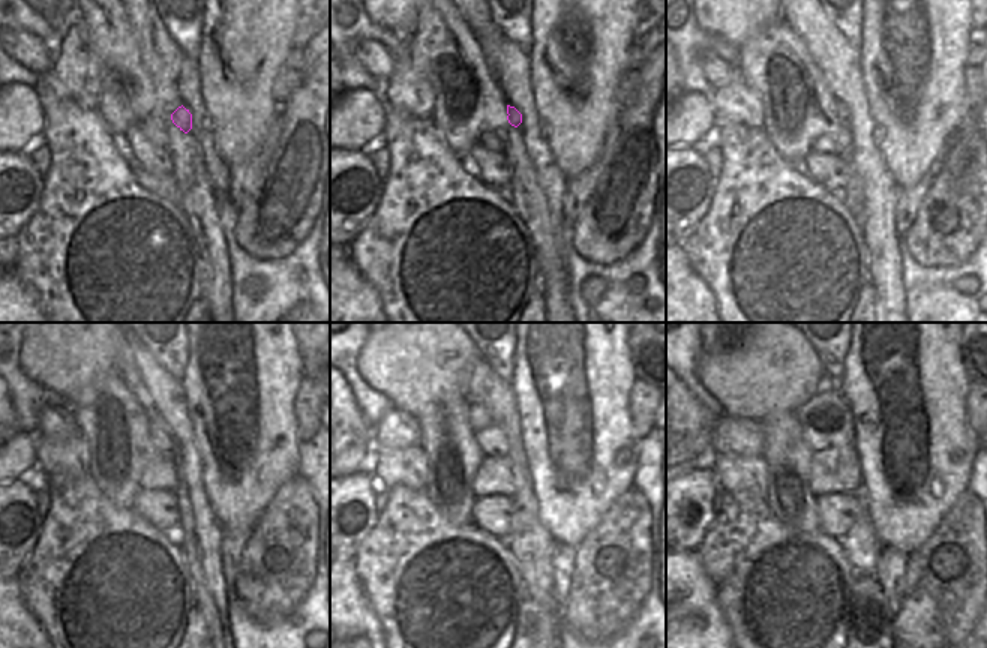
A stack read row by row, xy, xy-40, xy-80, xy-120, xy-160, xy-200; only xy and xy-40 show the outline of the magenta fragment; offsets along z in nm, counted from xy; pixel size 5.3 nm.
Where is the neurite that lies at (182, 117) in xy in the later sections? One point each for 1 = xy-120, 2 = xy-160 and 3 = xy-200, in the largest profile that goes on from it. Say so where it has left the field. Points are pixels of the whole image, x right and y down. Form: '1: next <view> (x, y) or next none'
1: next xy-120 (161, 438)
2: next xy-160 (489, 434)
3: next xy-200 (825, 420)

